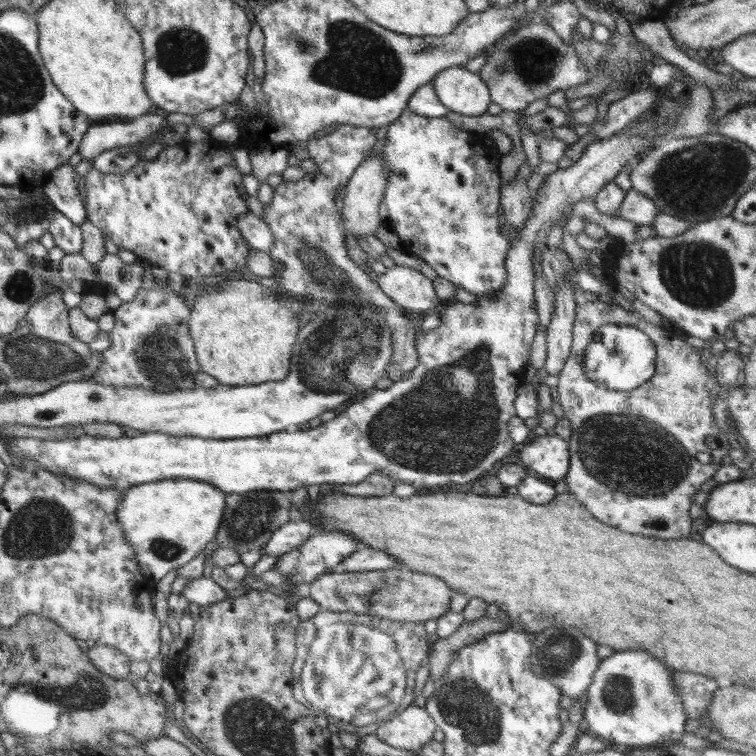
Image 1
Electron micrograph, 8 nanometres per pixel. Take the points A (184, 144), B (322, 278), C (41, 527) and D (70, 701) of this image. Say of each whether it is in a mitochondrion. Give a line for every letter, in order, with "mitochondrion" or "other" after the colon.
A: other
B: mitochondrion
C: mitochondrion
D: mitochondrion

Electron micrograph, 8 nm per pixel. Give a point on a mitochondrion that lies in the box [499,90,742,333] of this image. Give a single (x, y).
(699, 274)

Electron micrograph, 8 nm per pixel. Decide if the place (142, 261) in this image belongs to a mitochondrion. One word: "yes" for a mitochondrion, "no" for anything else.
no

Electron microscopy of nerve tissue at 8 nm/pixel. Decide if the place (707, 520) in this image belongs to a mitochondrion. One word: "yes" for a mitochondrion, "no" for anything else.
no

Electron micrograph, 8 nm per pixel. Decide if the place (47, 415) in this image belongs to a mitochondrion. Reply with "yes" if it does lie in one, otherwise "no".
no

